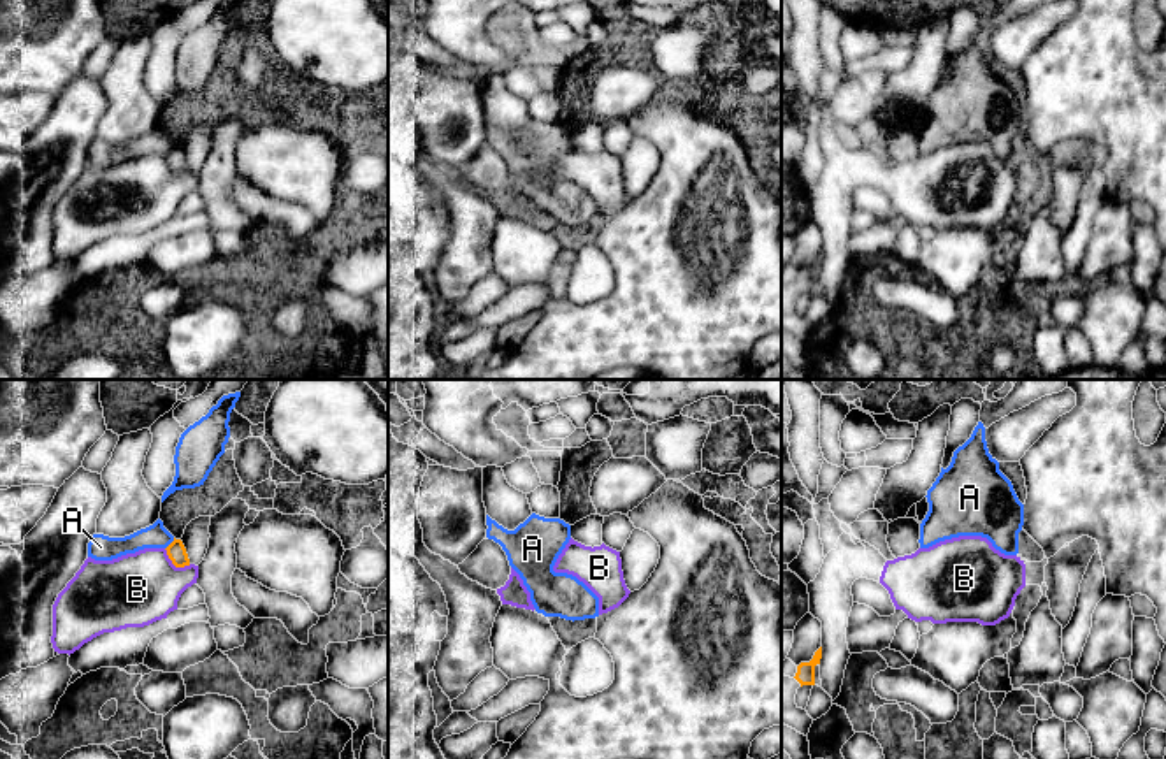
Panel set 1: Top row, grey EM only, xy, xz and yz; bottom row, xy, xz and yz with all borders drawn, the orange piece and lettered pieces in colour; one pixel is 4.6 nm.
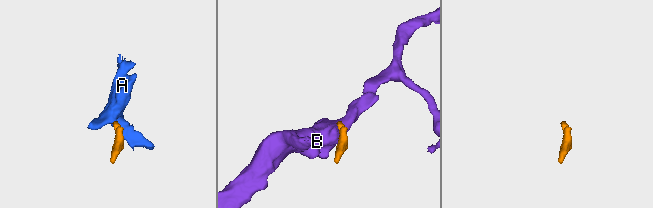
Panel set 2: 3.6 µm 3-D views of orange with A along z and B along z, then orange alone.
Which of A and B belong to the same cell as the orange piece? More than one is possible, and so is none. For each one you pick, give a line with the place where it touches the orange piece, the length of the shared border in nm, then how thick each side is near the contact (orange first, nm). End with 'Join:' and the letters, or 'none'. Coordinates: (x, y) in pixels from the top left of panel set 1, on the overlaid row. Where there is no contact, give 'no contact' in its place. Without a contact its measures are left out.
Join: none

